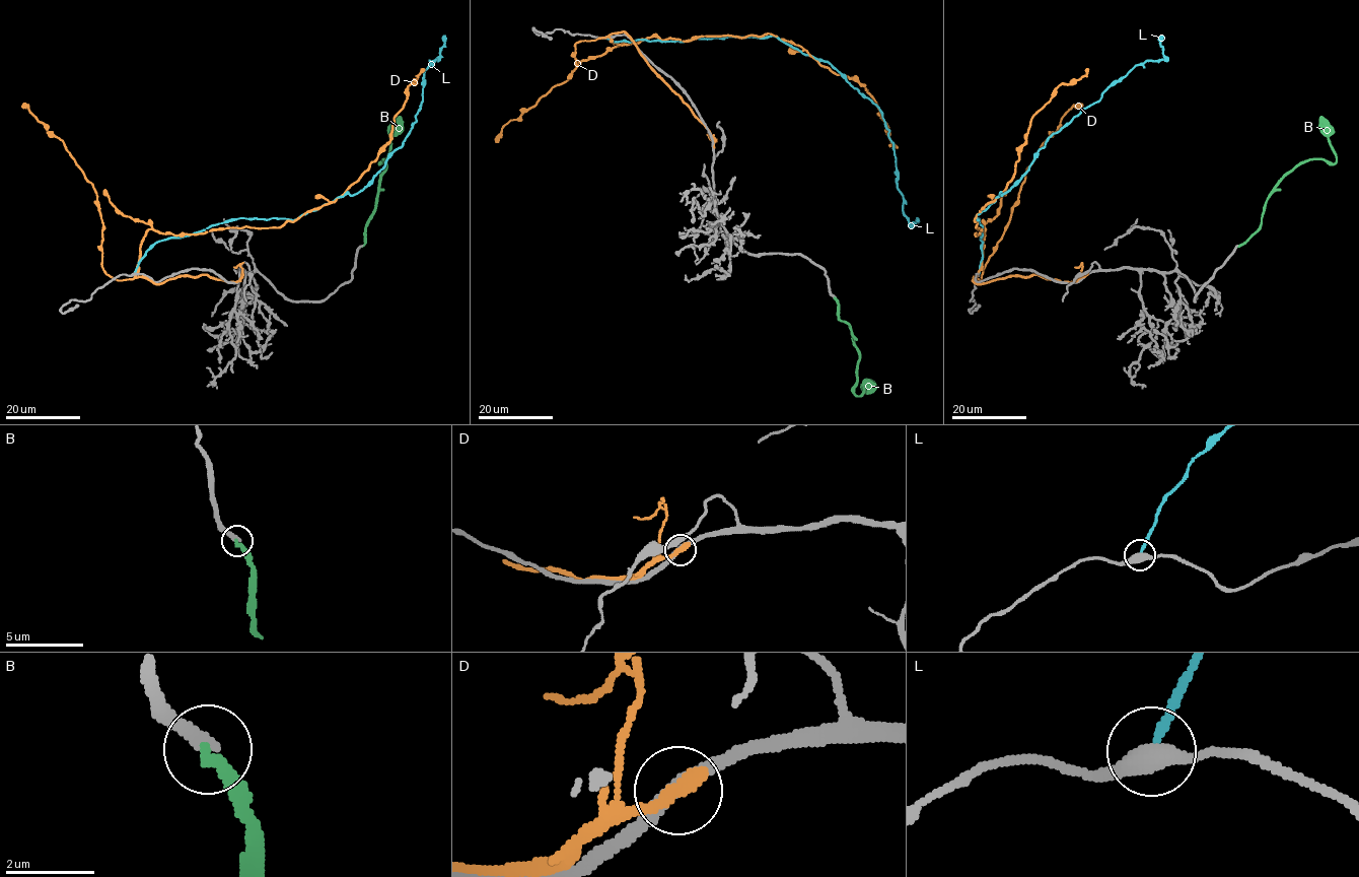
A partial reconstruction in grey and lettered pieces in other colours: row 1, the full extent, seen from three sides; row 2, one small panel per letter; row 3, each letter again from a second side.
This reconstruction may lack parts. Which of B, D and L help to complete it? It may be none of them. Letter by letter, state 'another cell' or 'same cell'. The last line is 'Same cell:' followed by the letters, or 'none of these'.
B: another cell
D: another cell
L: another cell
Same cell: none of these

